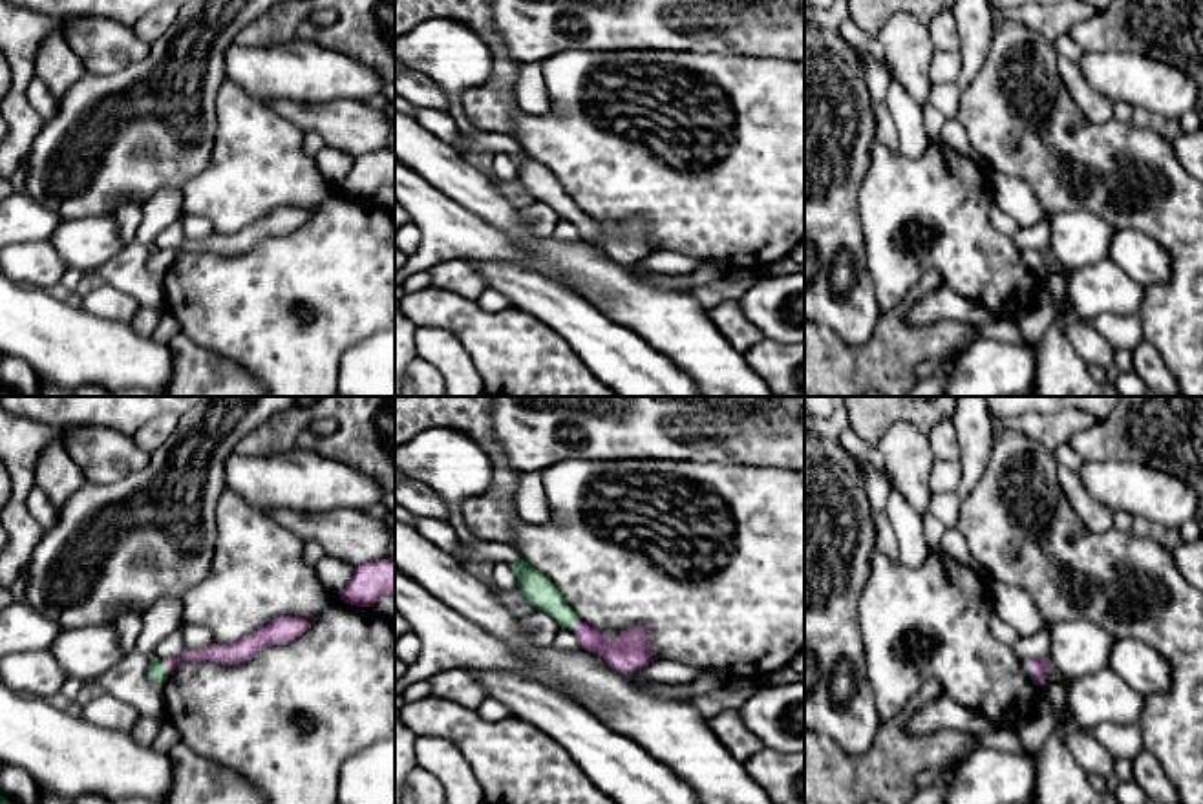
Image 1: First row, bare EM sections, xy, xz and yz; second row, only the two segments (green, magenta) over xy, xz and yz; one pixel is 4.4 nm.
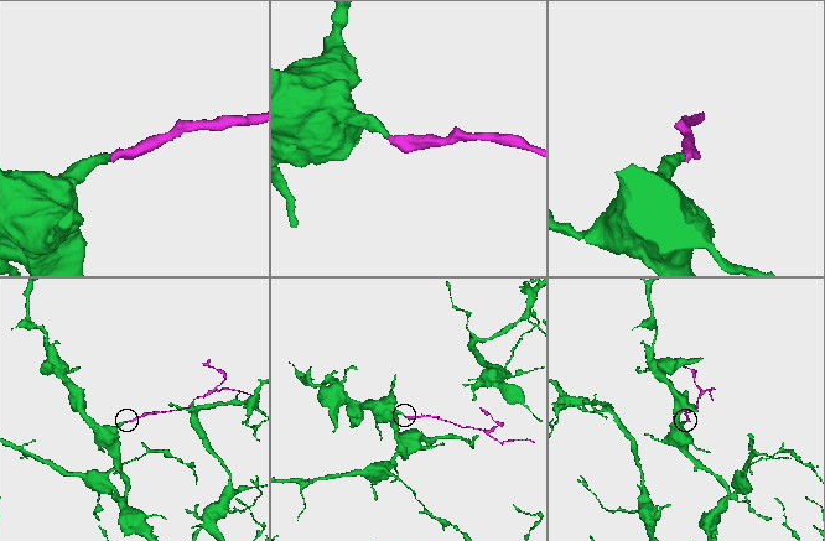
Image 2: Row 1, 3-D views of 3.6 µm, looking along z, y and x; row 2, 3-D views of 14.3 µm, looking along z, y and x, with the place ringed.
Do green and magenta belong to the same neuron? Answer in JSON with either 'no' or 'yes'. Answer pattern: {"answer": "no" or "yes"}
{"answer": "yes"}

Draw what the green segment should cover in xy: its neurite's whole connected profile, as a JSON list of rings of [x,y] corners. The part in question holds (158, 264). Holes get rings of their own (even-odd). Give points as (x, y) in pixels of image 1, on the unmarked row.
[[[280,206],[272,210],[267,217],[241,228],[230,236],[212,234],[201,241],[185,241],[177,250],[159,250],[152,249],[148,256],[148,270],[155,274],[165,274],[168,267],[176,261],[179,252],[216,252],[221,256],[240,256],[261,239],[272,236],[293,234],[300,228],[309,217],[309,212],[303,208]]]

